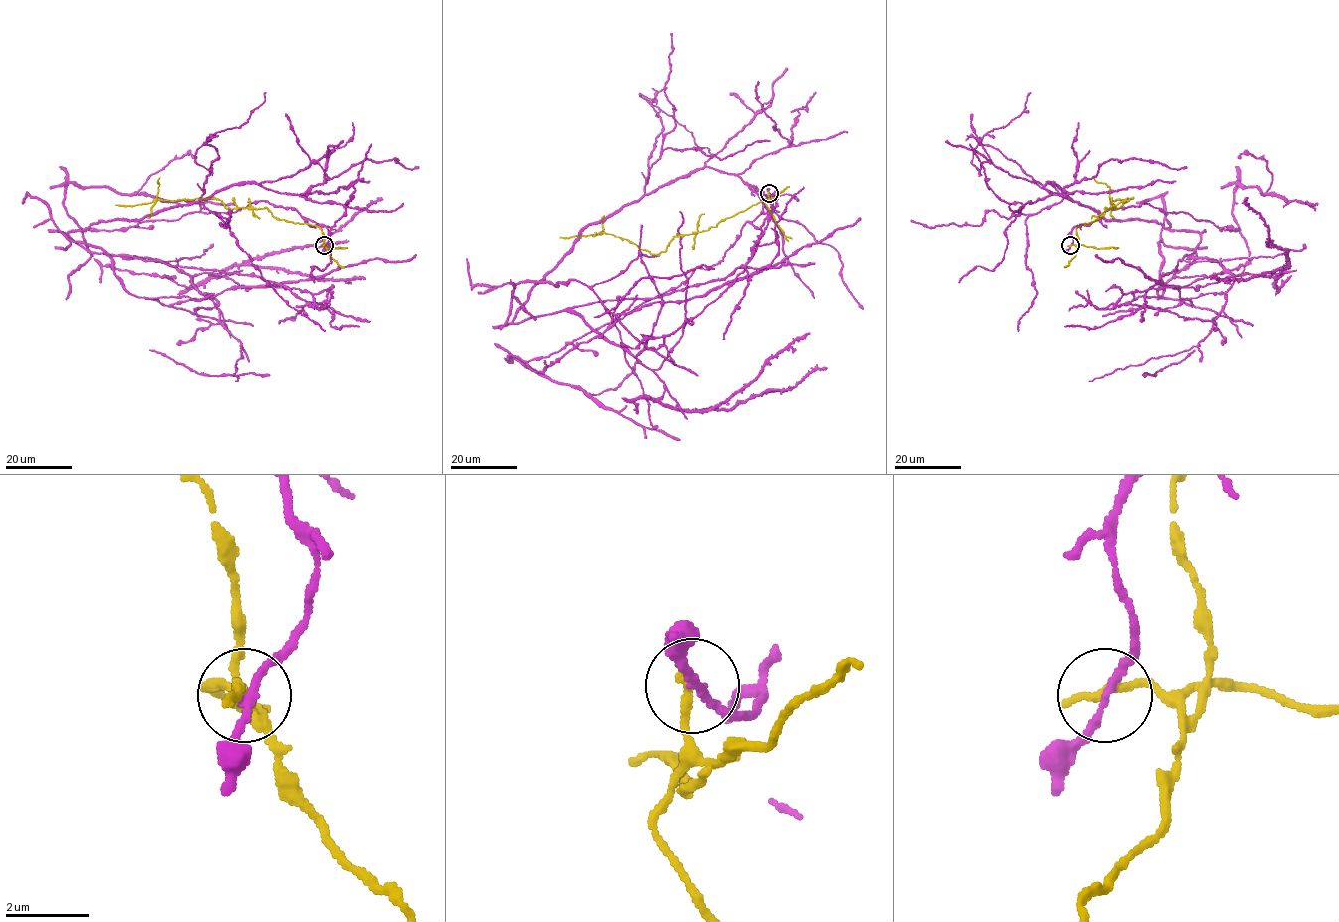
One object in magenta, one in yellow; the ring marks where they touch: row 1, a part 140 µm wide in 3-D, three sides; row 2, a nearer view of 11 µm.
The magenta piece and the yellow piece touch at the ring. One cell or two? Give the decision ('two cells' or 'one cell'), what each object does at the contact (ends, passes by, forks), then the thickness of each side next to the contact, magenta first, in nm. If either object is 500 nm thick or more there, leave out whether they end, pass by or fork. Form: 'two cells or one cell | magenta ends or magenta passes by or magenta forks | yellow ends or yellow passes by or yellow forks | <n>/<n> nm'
two cells | magenta passes by | yellow ends | 170/220 nm

